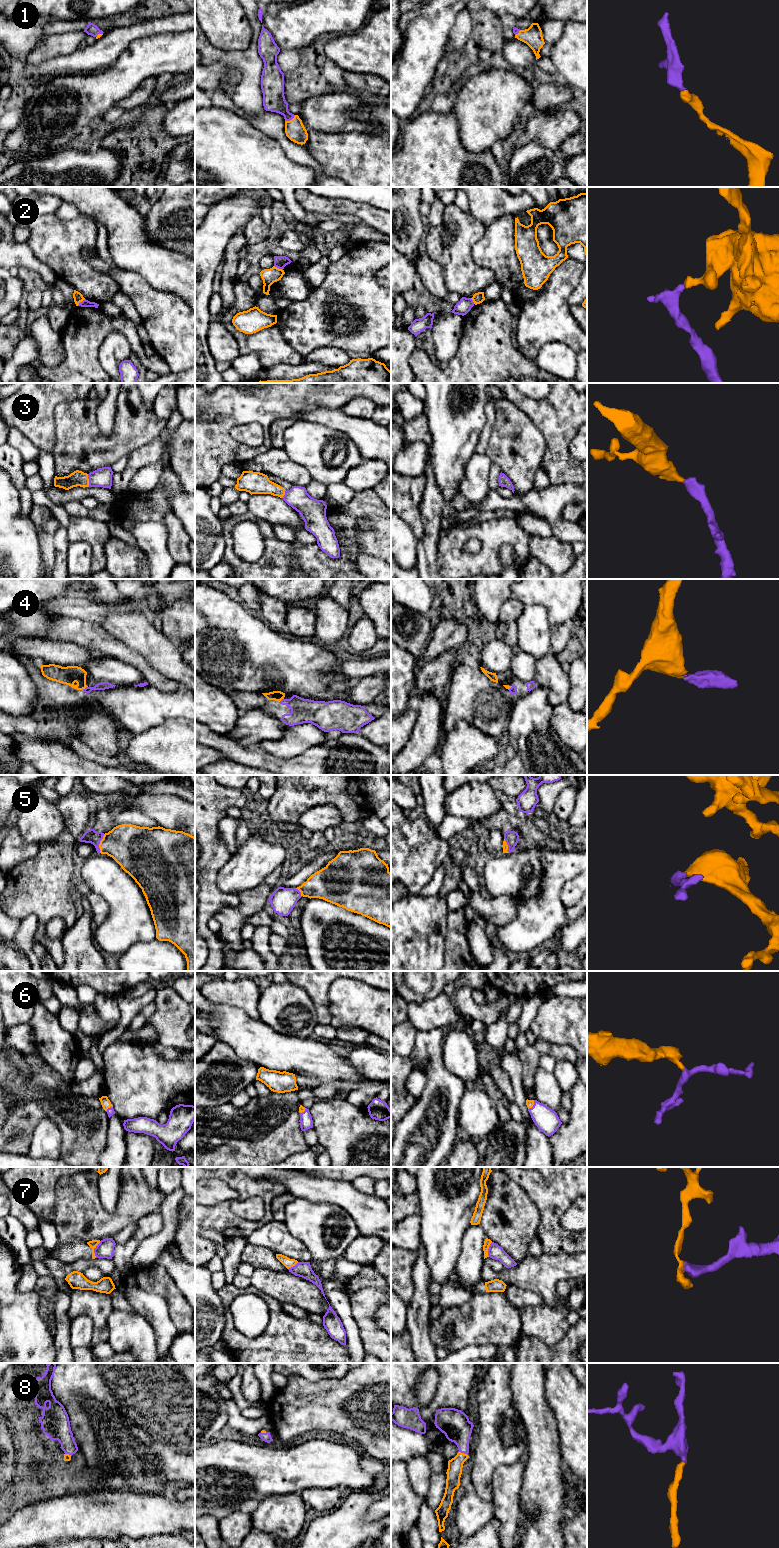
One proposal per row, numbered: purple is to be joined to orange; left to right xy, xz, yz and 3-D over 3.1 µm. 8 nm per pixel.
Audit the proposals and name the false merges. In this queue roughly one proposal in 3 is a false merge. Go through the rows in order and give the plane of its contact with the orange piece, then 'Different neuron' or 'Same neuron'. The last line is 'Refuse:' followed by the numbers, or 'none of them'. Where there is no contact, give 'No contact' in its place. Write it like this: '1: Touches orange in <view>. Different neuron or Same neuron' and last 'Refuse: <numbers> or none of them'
1: Touches orange in xz. Same neuron
2: Touches orange in xy. Different neuron
3: Touches orange in xy. Same neuron
4: Touches orange in xy. Same neuron
5: Touches orange in xy. Same neuron
6: Touches orange in xy. Same neuron
7: Touches orange in xy. Different neuron
8: Touches orange in yz. Same neuron
Refuse: 2, 7

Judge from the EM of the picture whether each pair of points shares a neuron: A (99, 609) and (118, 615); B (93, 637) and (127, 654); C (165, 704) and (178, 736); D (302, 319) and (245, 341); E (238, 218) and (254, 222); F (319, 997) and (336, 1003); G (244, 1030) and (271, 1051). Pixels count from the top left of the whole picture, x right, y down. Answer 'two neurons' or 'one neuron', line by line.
A: two neurons
B: one neuron
C: two neurons
D: two neurons
E: two neurons
F: two neurons
G: one neuron

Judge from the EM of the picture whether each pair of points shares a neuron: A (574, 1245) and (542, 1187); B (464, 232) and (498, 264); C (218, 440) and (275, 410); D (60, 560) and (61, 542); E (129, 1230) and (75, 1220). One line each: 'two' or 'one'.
A: one
B: two
C: one
D: one
E: two

